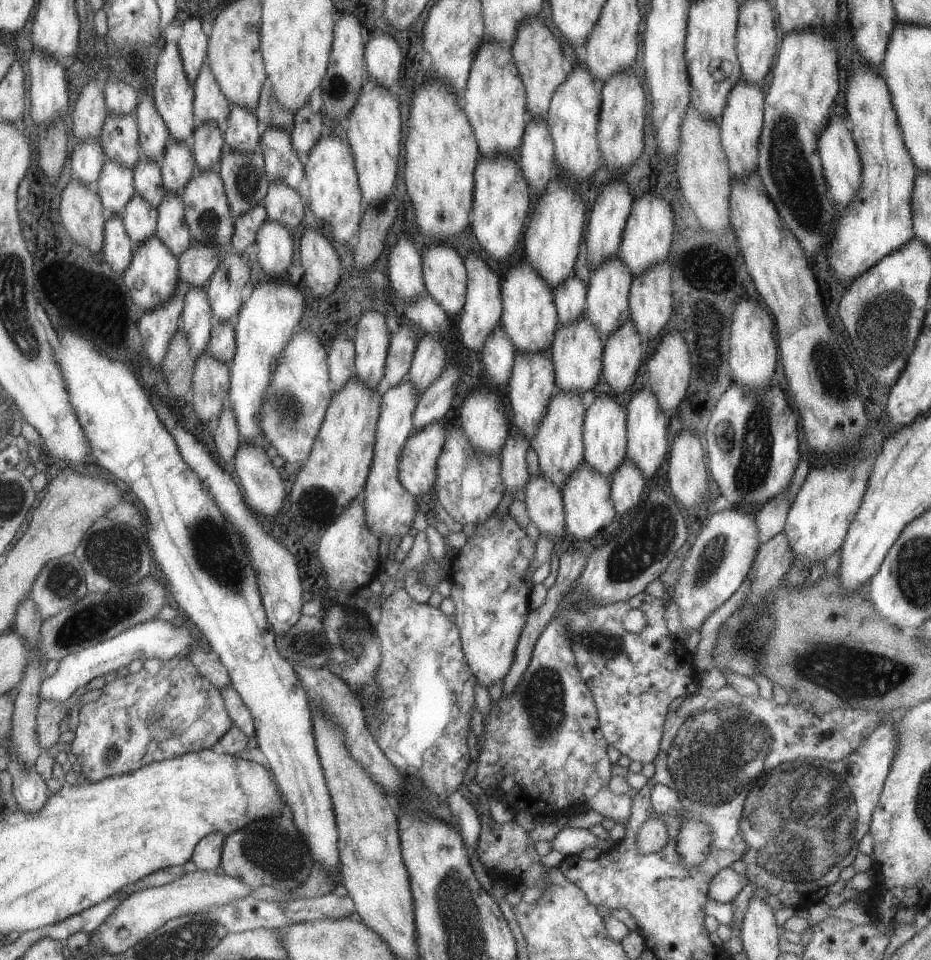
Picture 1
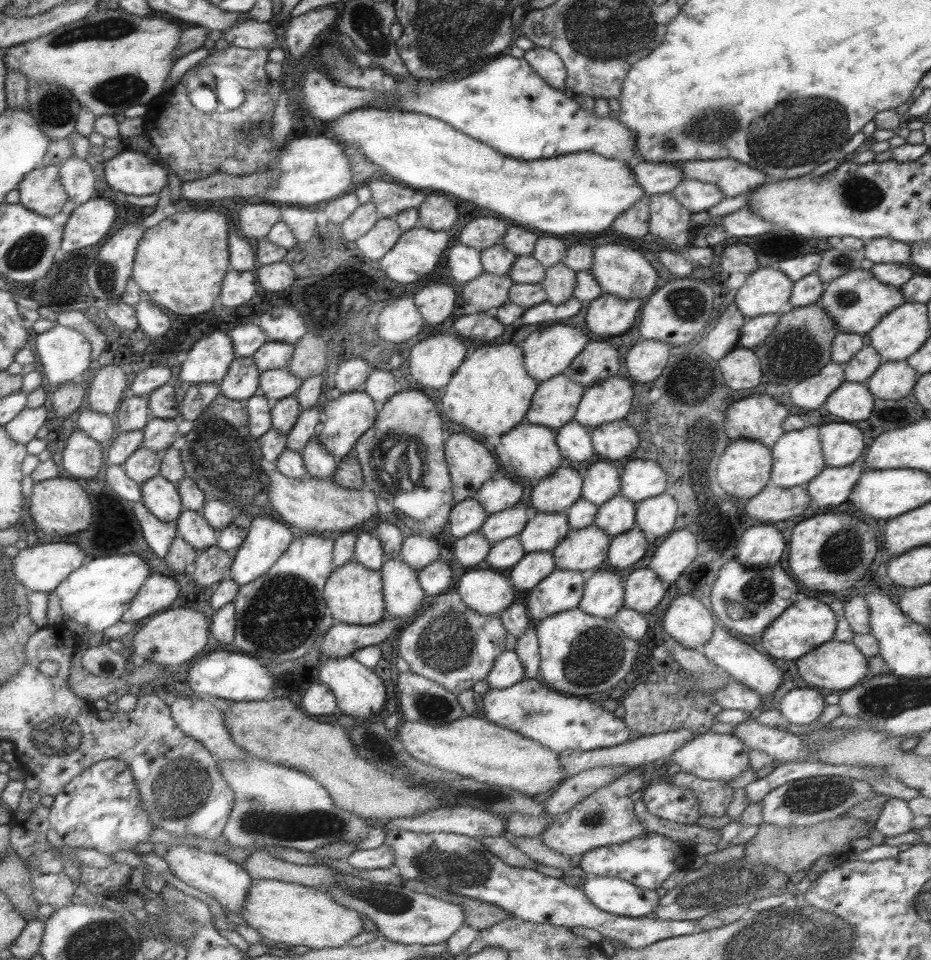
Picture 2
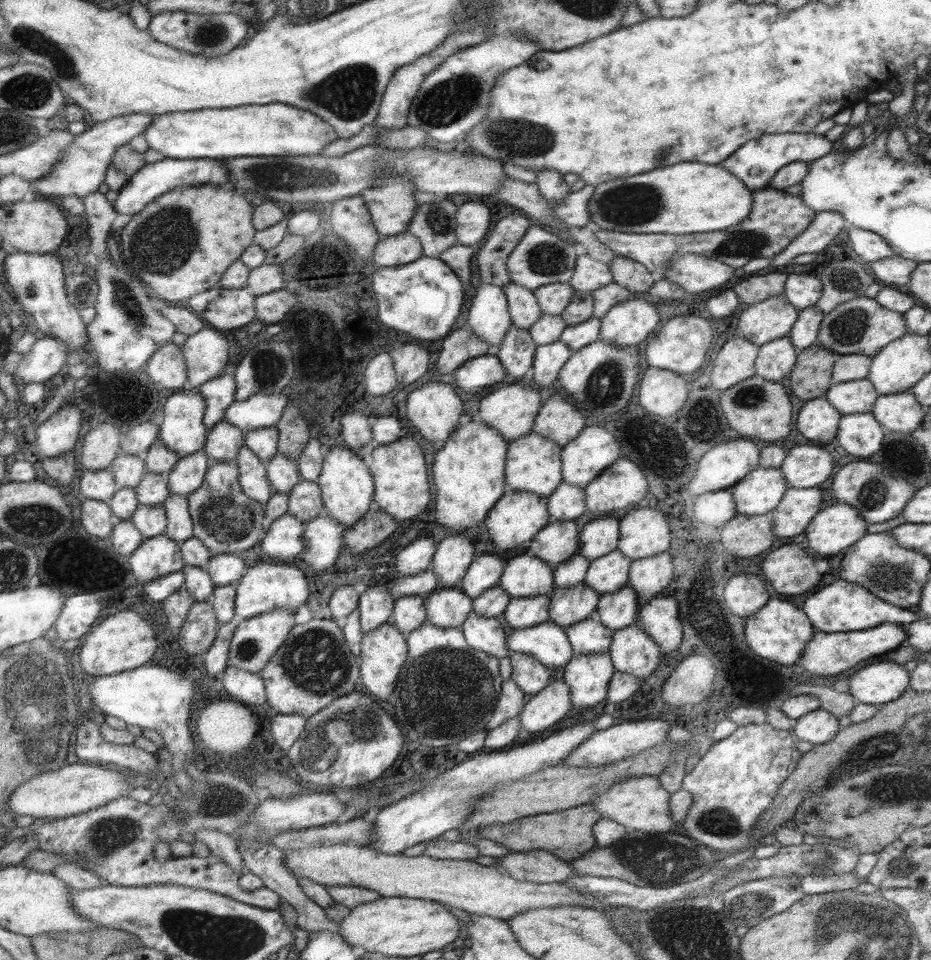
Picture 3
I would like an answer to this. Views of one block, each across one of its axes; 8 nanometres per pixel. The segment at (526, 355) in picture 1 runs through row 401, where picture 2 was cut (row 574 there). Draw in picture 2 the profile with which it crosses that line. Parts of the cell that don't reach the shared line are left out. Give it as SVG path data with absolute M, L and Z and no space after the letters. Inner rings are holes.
M527 552L511 567L509 580L515 590L523 596L555 569L551 552Z

